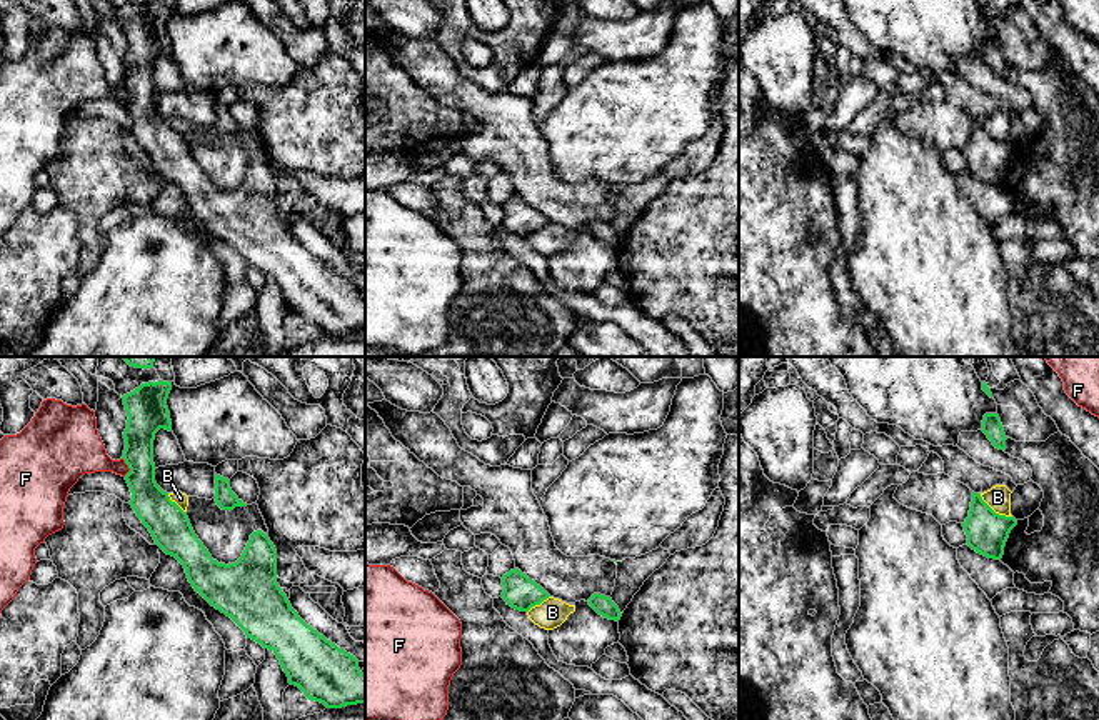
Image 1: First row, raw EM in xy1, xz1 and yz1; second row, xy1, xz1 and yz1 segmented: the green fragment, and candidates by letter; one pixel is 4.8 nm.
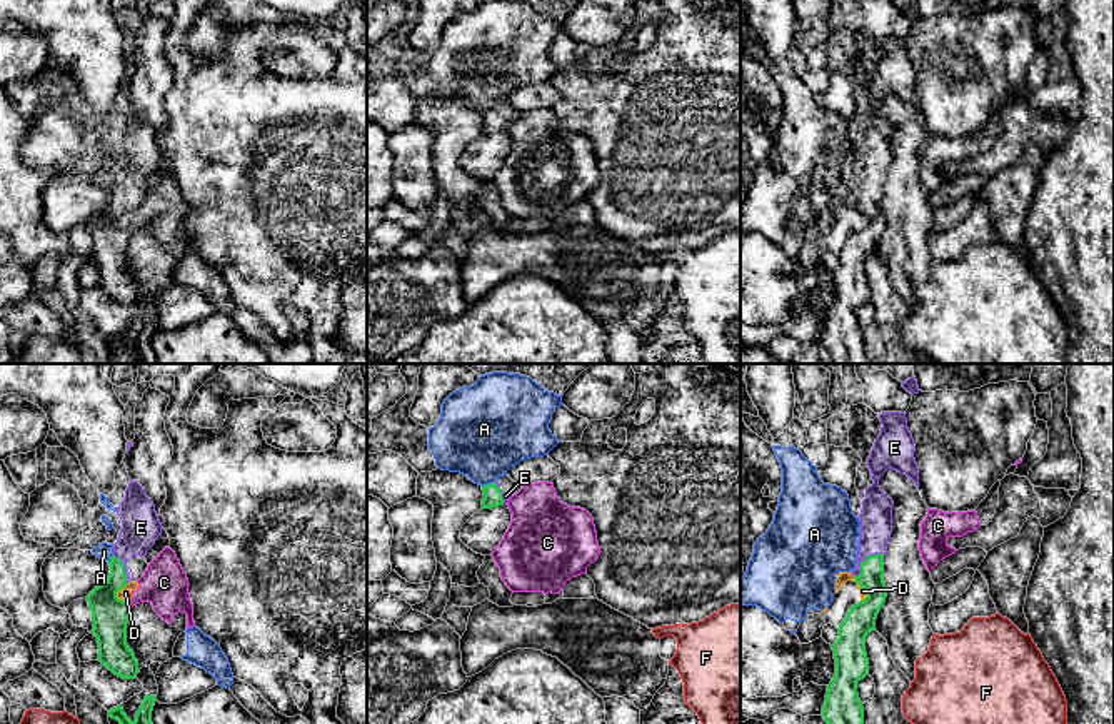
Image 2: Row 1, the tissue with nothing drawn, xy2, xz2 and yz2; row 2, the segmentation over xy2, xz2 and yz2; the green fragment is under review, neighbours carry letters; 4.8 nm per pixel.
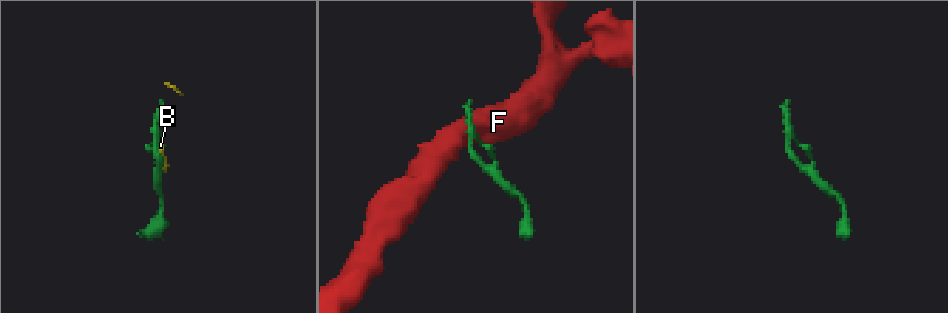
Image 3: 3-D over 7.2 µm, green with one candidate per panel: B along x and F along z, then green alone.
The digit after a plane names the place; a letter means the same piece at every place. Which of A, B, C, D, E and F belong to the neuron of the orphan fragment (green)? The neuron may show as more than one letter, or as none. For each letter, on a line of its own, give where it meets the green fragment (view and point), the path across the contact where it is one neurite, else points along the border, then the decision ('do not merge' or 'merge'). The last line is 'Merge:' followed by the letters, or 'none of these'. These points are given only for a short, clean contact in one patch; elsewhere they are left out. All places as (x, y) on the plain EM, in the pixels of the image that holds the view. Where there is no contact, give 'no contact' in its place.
A: meets green in xz2 at (487, 110); border along xz2 (494, 107), (482, 112); do not merge
B: meets green in yz1 at (993, 137); do not merge
C: meets green in xy2 at (127, 229); border along xy2 (125, 227), (132, 232); do not merge
D: meets green in xy2 at (117, 217); border along xy2 (127, 209), (117, 219), (122, 227); do not merge
E: meets green in yz2 at (864, 187); runs through yz2 (871, 204), (864, 187), (871, 180), (876, 144); merge
F: meets green in xy1 at (129, 94); border along xy1 (122, 84), (129, 95), (125, 102); do not merge
Merge: E

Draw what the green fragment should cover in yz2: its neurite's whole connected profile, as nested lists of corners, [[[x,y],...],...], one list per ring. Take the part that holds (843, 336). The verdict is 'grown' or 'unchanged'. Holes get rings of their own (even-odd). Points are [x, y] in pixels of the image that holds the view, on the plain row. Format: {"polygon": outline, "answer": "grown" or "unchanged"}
{"polygon": [[[882,38],[879,45],[882,55],[867,85],[874,110],[866,115],[862,127],[859,182],[851,199],[867,217],[867,224],[854,230],[839,250],[839,265],[832,270],[836,300],[827,312],[822,332],[822,344],[830,352],[832,364],[866,364],[857,309],[869,300],[866,264],[876,257],[877,240],[887,224],[884,182],[892,160],[894,132],[892,125],[881,117],[879,105],[887,95],[894,95],[912,105],[919,115],[916,72],[907,55],[906,38]]], "answer": "grown"}

